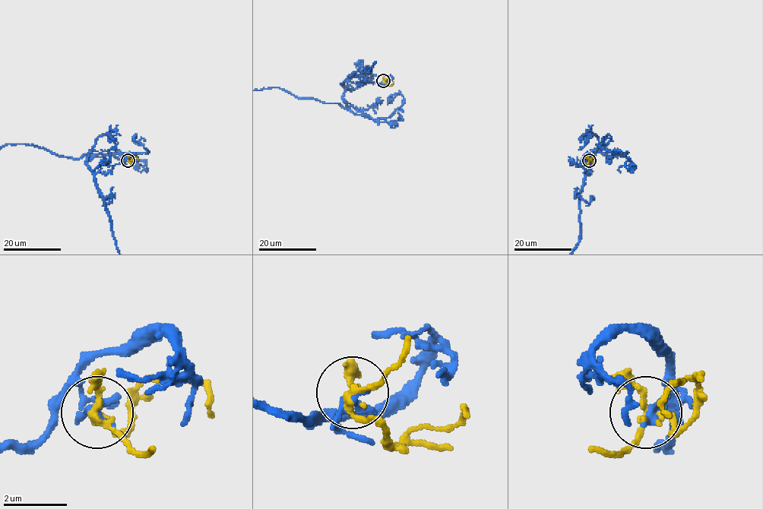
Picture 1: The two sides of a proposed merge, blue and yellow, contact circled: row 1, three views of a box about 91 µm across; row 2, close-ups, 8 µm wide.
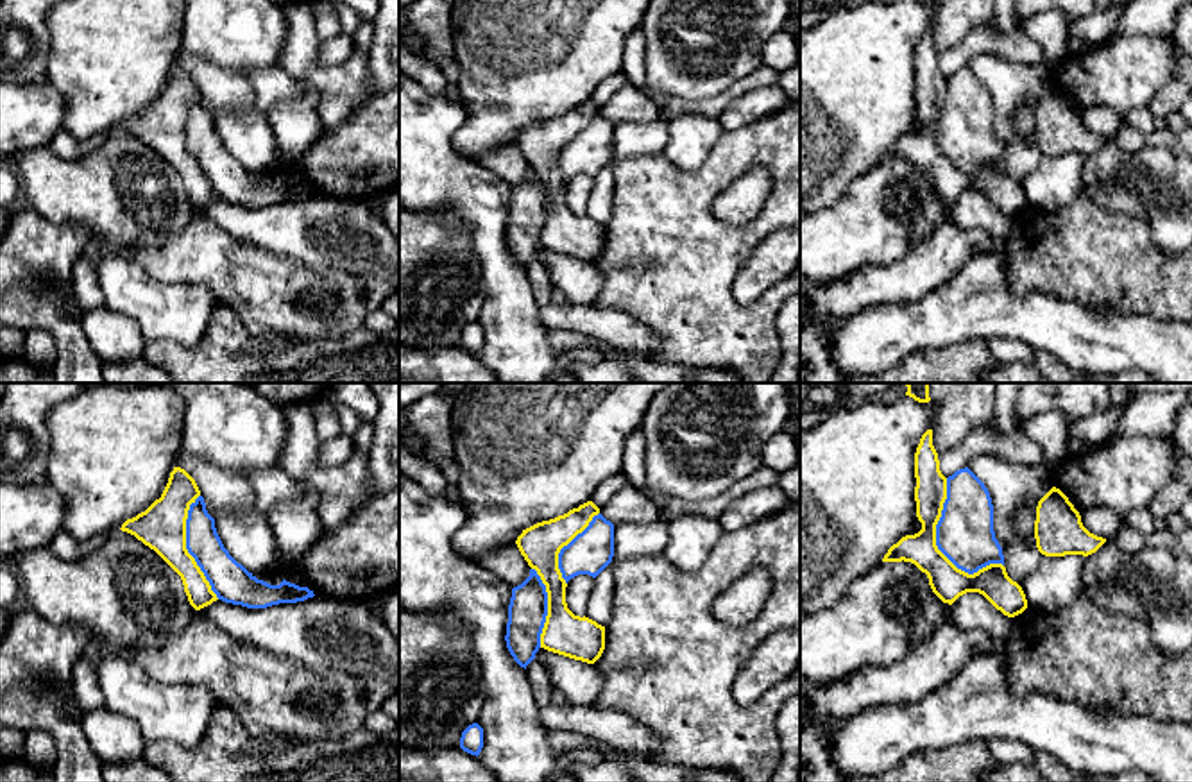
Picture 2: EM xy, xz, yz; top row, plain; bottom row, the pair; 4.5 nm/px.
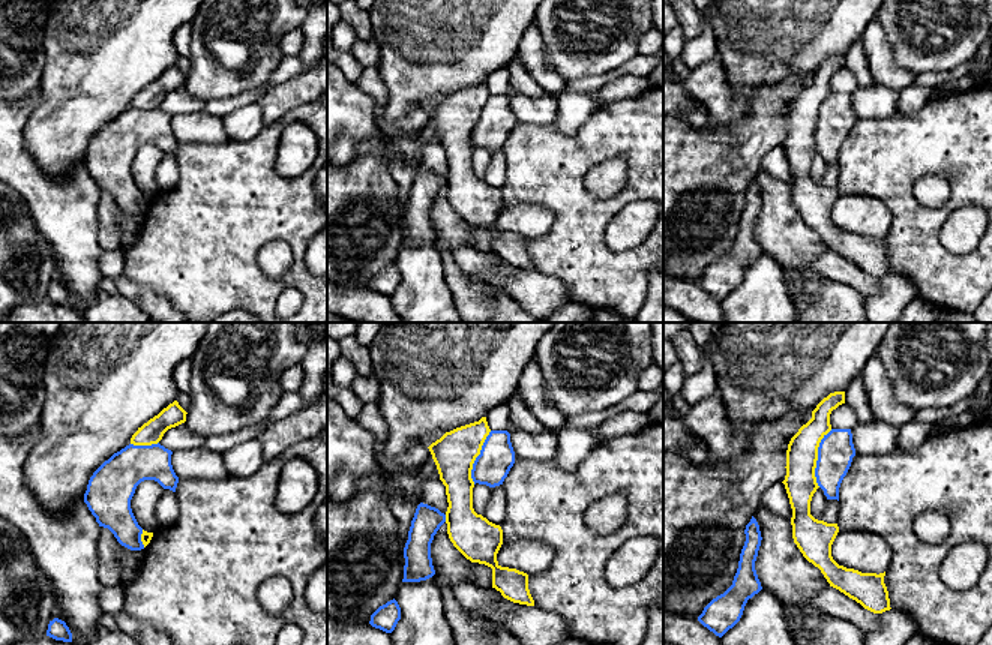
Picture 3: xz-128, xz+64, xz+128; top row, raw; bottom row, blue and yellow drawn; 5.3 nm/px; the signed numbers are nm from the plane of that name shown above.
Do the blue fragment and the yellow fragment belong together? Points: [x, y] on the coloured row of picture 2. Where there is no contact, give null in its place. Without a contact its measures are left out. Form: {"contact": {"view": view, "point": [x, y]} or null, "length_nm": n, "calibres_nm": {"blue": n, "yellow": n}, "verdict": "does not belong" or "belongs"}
{"contact": {"view": "yz", "point": [936, 544]}, "length_nm": 480, "calibres_nm": {"blue": 260, "yellow": 160}, "verdict": "does not belong"}

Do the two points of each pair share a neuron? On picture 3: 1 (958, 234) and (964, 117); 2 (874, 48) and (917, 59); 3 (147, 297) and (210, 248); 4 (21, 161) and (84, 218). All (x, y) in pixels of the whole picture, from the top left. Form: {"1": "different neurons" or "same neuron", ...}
{"1": "different neurons", "2": "different neurons", "3": "different neurons", "4": "same neuron"}

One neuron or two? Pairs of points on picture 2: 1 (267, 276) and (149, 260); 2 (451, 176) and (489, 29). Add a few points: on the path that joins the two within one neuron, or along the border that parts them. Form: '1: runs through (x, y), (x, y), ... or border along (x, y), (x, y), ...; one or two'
1: runs through (238, 274), (221, 262), (178, 262); one
2: border along (466, 110), (451, 145), (476, 163); two

